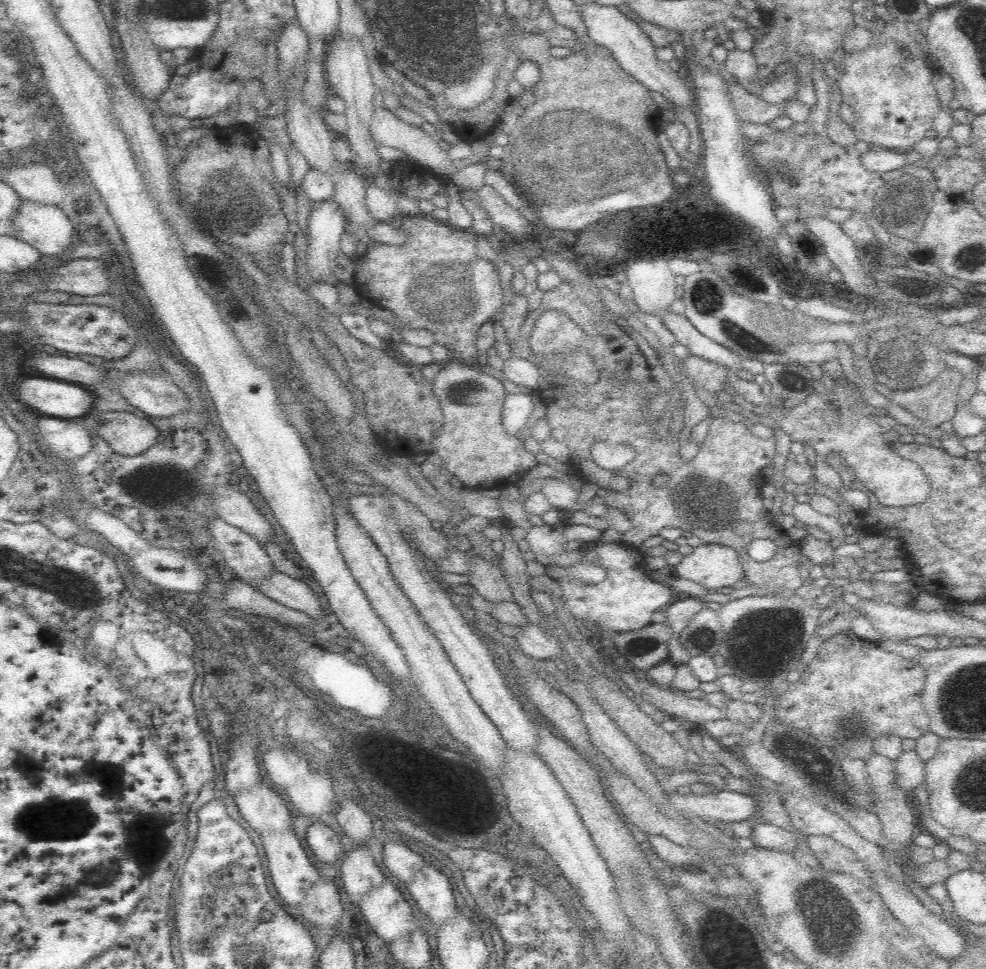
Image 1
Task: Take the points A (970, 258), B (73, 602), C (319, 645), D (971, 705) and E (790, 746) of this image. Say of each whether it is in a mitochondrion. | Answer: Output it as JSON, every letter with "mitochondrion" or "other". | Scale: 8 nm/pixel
{"A":"mitochondrion","B":"mitochondrion","C":"other","D":"mitochondrion","E":"mitochondrion"}

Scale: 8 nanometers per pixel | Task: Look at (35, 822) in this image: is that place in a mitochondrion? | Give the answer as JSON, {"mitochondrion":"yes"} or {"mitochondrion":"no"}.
{"mitochondrion":"yes"}

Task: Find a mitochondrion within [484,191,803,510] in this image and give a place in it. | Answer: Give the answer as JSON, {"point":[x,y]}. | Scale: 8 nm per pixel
{"point":[706,297]}

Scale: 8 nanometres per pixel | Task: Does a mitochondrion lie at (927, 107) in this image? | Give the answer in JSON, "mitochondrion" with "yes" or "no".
{"mitochondrion":"no"}

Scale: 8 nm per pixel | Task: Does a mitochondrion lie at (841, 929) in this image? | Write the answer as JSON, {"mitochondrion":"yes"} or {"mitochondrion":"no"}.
{"mitochondrion":"yes"}

